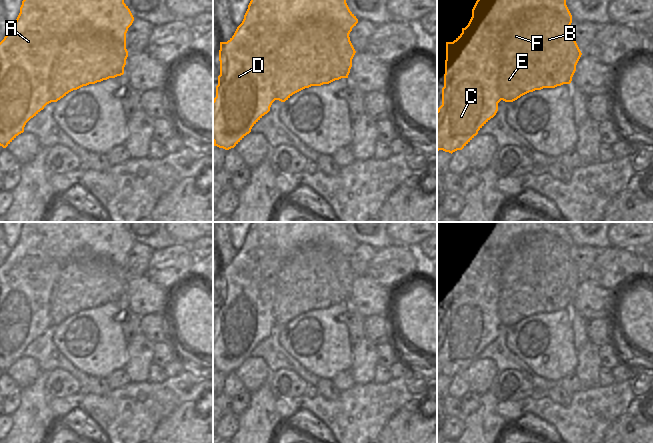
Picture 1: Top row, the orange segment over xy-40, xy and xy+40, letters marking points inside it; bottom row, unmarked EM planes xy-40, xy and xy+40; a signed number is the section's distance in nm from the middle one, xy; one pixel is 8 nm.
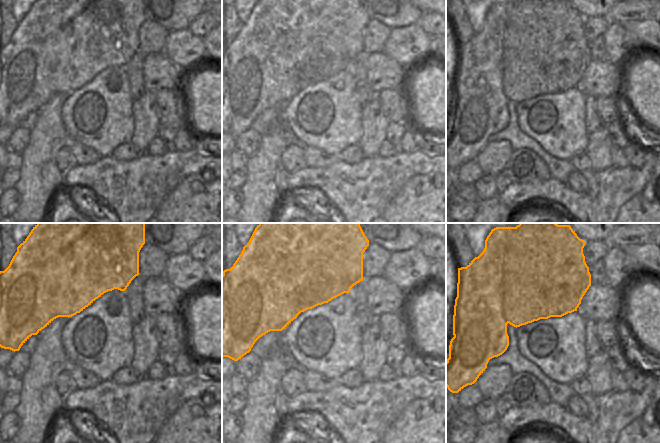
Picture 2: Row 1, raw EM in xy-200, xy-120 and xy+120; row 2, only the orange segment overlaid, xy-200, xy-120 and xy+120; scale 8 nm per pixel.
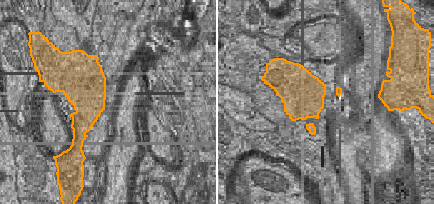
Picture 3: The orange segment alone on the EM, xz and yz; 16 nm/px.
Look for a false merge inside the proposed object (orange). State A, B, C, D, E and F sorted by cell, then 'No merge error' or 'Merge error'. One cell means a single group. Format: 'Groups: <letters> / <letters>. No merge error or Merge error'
Groups: A C D / B E F. Merge error.

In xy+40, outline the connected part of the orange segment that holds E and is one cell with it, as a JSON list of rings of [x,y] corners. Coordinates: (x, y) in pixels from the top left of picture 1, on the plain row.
[[[535,232],[533,234],[525,234],[518,238],[508,249],[508,259],[504,265],[504,271],[502,273],[502,284],[498,284],[497,287],[502,287],[502,290],[497,290],[496,293],[500,295],[500,299],[498,301],[498,313],[500,315],[500,319],[502,324],[505,326],[513,326],[520,322],[521,320],[533,316],[535,314],[541,314],[543,312],[555,312],[557,310],[561,310],[563,308],[570,308],[572,305],[572,301],[576,295],[576,289],[582,279],[571,255],[570,249],[572,244],[569,244],[556,236],[555,234],[551,234],[549,232]]]

